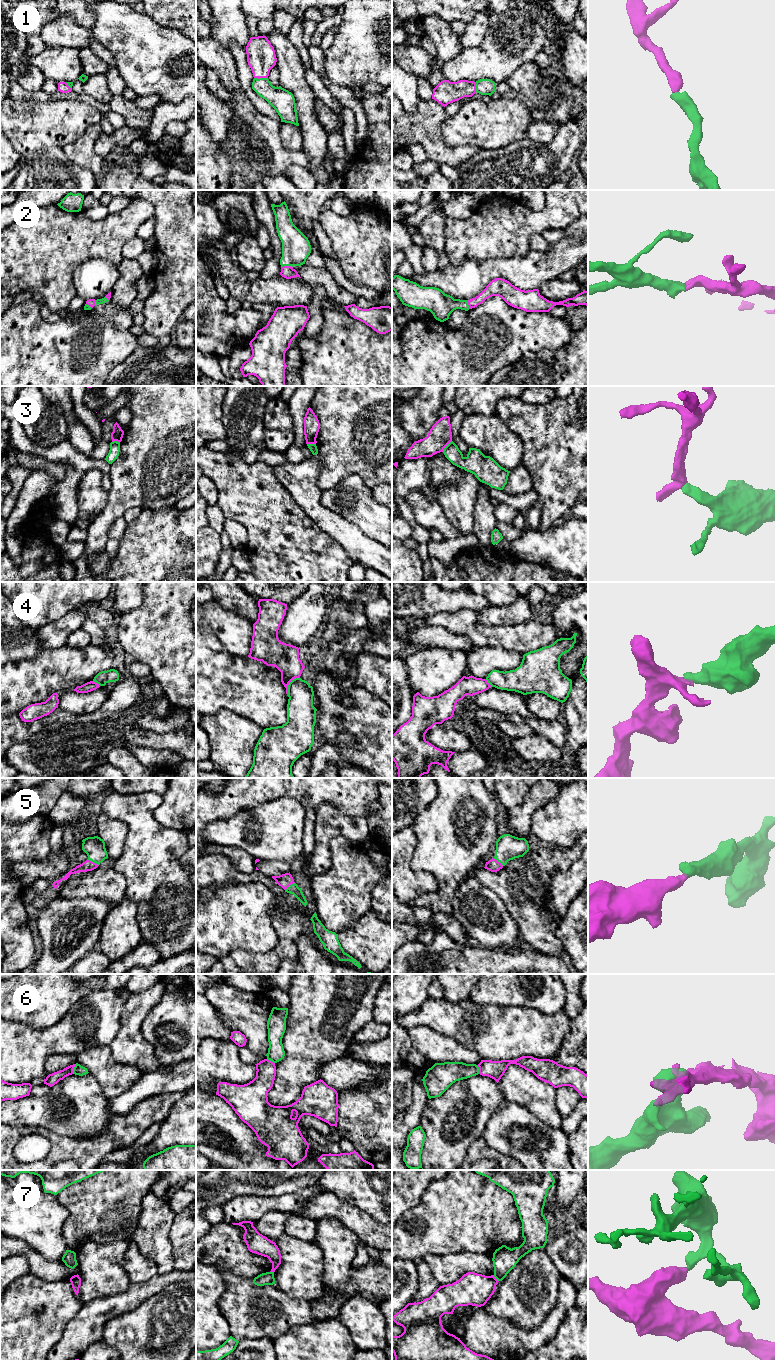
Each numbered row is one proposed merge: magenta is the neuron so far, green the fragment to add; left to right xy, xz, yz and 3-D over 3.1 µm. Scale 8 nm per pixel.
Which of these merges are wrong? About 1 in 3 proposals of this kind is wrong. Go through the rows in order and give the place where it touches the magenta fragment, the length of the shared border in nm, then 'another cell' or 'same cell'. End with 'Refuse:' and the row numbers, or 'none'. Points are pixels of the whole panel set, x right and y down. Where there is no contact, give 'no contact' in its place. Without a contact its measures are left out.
1: xz (261, 77) | 110 nm | same cell
2: xz (286, 266) | 100 nm | same cell
3: yz (446, 445) | 120 nm | another cell
4: xz (288, 684) | 180 nm | another cell
5: xy (93, 862) | 110 nm | same cell
6: xy (73, 1068) | 80 nm | another cell
7: yz (495, 1278) | 70 nm | another cell
Refuse: 3, 4, 6, 7

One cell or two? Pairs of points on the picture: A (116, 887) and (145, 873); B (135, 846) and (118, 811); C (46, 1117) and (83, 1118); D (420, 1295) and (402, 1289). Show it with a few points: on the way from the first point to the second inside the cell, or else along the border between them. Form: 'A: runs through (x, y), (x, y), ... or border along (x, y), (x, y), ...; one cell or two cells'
A: border along (112, 867), (124, 876), (126, 896); two cells
B: runs through (135, 837), (133, 824), (127, 818); one cell
C: runs through (55, 1114), (74, 1114); one cell
D: border along (417, 1270), (417, 1290), (408, 1302); two cells

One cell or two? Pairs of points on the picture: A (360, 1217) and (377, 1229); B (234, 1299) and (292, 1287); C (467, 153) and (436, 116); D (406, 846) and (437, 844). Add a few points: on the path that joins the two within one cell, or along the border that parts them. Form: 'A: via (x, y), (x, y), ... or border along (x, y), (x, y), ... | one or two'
A: via (364, 1221), (373, 1228) | one
B: border along (274, 1284), (287, 1295), (302, 1298) | two
C: via (453, 153), (448, 153), (435, 140), (435, 130) | one
D: border along (411, 826), (416, 839), (412, 868) | two

